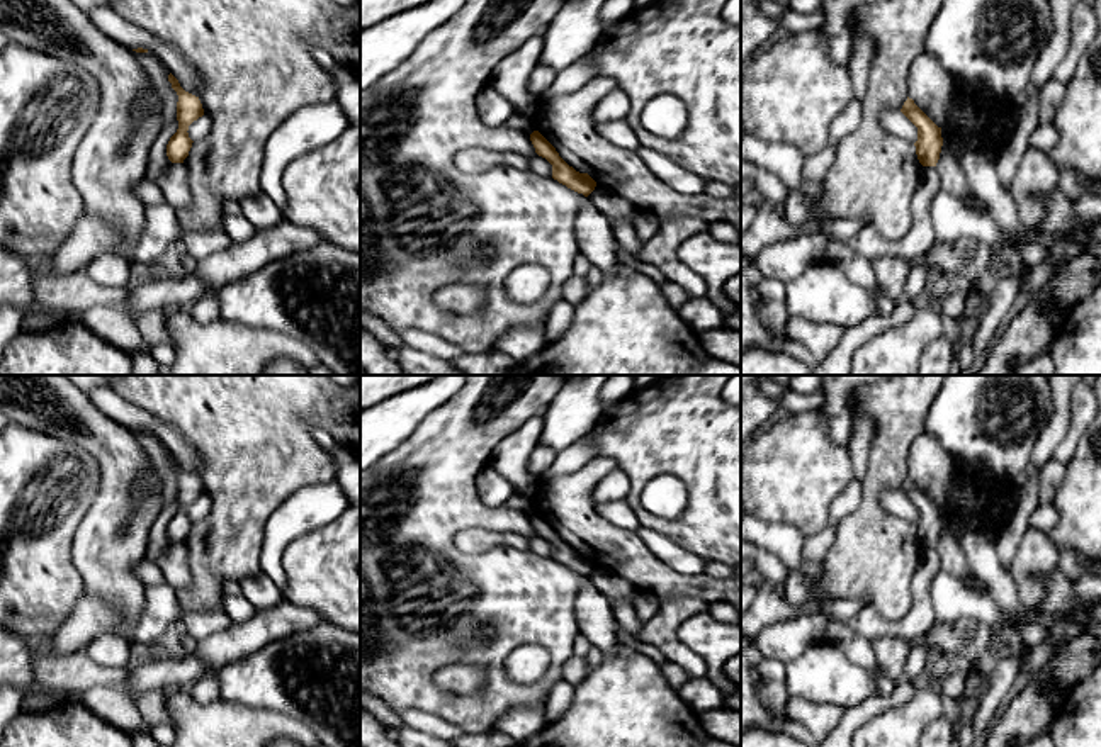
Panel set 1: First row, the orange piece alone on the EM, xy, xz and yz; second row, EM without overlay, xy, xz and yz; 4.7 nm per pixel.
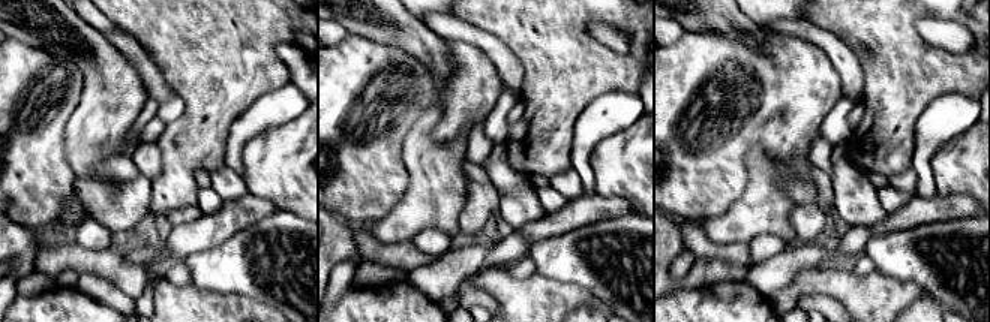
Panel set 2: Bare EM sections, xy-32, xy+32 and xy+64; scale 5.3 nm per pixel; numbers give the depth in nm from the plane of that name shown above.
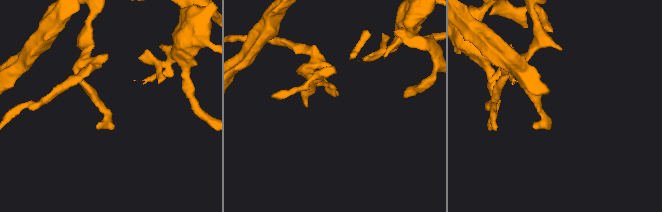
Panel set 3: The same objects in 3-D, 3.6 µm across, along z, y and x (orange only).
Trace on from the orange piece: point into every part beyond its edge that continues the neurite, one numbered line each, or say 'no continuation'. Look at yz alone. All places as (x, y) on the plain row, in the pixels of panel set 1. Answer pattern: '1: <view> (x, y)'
no continuation

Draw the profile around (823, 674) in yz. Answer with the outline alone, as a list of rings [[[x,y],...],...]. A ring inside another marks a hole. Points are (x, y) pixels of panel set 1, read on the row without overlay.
[[[827,640],[814,643],[797,659],[785,662],[782,684],[788,698],[799,696],[844,710],[878,694],[873,676]]]

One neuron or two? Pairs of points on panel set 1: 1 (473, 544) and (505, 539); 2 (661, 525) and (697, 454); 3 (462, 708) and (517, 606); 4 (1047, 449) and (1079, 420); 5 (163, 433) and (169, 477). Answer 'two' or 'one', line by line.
1: one
2: one
3: one
4: two
5: two

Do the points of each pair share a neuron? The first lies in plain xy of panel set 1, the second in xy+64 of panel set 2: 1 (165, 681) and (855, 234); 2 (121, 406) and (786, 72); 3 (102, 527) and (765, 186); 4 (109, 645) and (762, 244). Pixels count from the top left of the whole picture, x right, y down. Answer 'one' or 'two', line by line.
1: one
2: two
3: one
4: one

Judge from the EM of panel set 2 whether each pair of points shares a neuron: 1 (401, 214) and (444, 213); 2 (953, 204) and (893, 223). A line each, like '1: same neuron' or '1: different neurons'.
1: same neuron
2: same neuron

